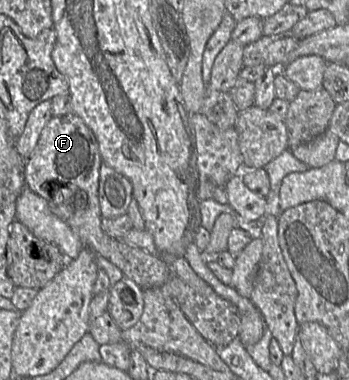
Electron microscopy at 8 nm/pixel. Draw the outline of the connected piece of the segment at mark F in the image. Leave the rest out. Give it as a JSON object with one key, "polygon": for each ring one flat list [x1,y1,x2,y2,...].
{"polygon":[[70,113,63,116,52,116,44,126,33,152,29,158,26,159,24,170,25,185,37,195,38,192,42,193,44,189,53,189,52,182,54,182,54,180,67,186,68,189,64,189,63,192,58,192,58,196,51,198,59,198,60,201,63,199,64,201,68,201,69,205,71,205,71,197,74,198,74,213,70,214,66,223,79,238,84,248,89,248,96,255,103,256,109,260,122,271,124,277,130,278,142,289,161,287,171,276,171,269,161,256,152,255,139,247,129,246,124,242,111,238,102,229,102,215,98,196,99,173,102,163,103,160,97,140,91,129,78,115]]}

